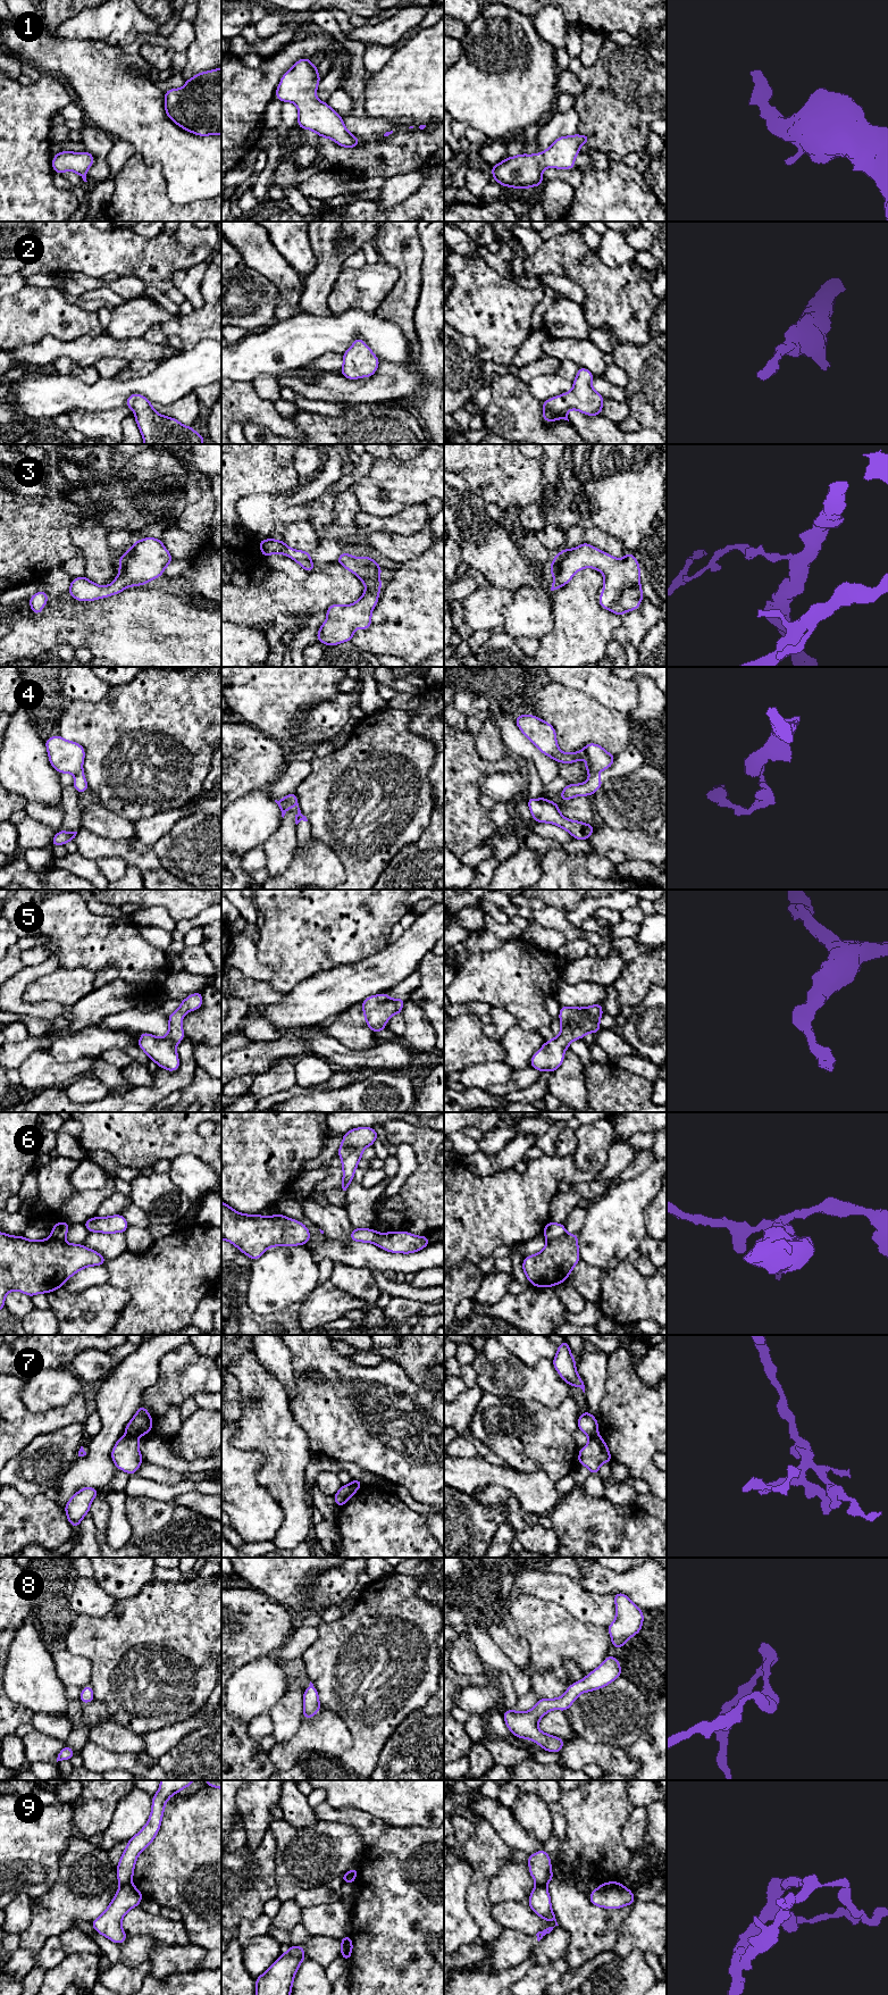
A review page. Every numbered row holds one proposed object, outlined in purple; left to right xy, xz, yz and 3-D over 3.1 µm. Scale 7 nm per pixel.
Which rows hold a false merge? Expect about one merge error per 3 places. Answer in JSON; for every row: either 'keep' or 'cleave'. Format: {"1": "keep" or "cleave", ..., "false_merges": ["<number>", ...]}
{"1": "keep", "2": "keep", "3": "keep", "4": "cleave", "5": "keep", "6": "cleave", "7": "cleave", "8": "keep", "9": "cleave", "false_merges": ["4", "6", "7", "9"]}

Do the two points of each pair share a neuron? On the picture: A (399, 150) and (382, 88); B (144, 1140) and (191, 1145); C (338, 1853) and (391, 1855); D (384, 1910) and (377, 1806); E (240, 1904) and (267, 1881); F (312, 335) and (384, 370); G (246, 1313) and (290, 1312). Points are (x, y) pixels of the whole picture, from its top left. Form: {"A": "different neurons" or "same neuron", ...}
{"A": "different neurons", "B": "same neuron", "C": "different neurons", "D": "different neurons", "E": "same neuron", "F": "different neurons", "G": "same neuron"}

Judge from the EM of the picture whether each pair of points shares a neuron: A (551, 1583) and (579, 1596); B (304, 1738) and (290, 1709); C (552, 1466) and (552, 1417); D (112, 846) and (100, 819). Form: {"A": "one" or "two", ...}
{"A": "one", "B": "two", "C": "one", "D": "two"}

